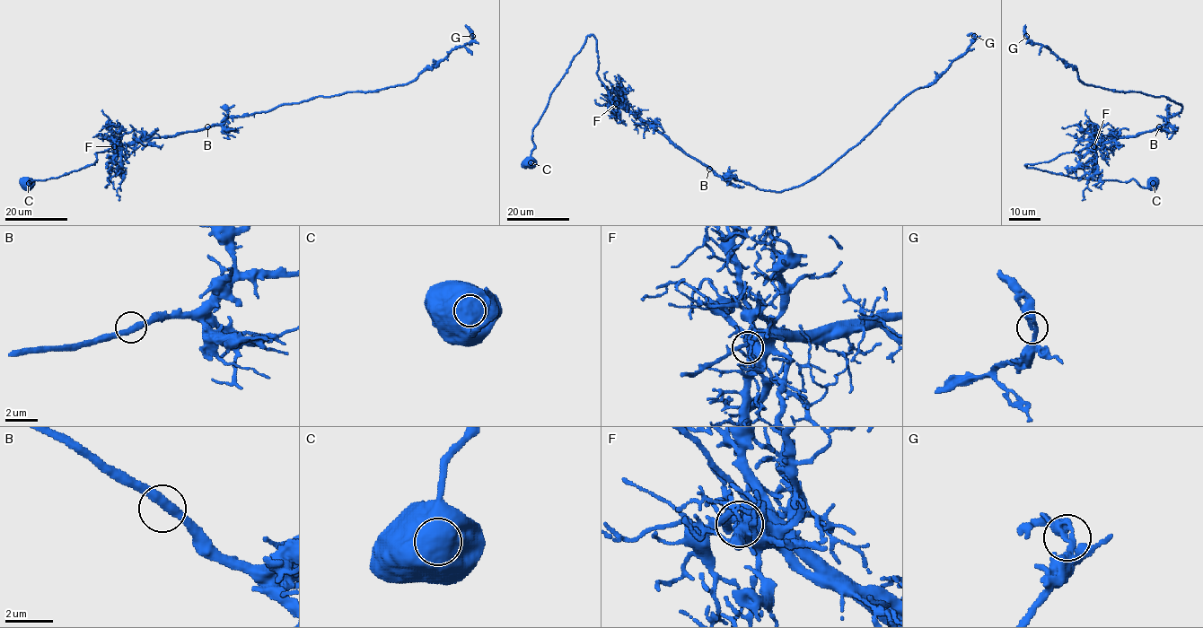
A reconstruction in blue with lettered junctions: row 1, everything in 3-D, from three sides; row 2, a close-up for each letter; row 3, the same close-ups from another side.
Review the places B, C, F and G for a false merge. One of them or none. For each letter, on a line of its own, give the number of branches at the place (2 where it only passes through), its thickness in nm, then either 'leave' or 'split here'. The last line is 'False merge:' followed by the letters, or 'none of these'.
B: 2 | 380 nm | leave
C: 1 | 1450 nm | leave
F: 1 | 1000 nm | leave
G: 2 | 260 nm | leave
False merge: none of these

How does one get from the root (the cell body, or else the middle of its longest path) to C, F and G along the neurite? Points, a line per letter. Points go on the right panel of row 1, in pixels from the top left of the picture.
C: (1157, 127), (1092, 143), (1048, 161), (1024, 165), (1075, 178), (1119, 182), (1134, 178), (1145, 187), (1153, 183)
F: (1157, 127), (1093, 146)
G: (1157, 127), (1181, 107), (1165, 96), (1085, 84), (1075, 69), (1026, 37)

